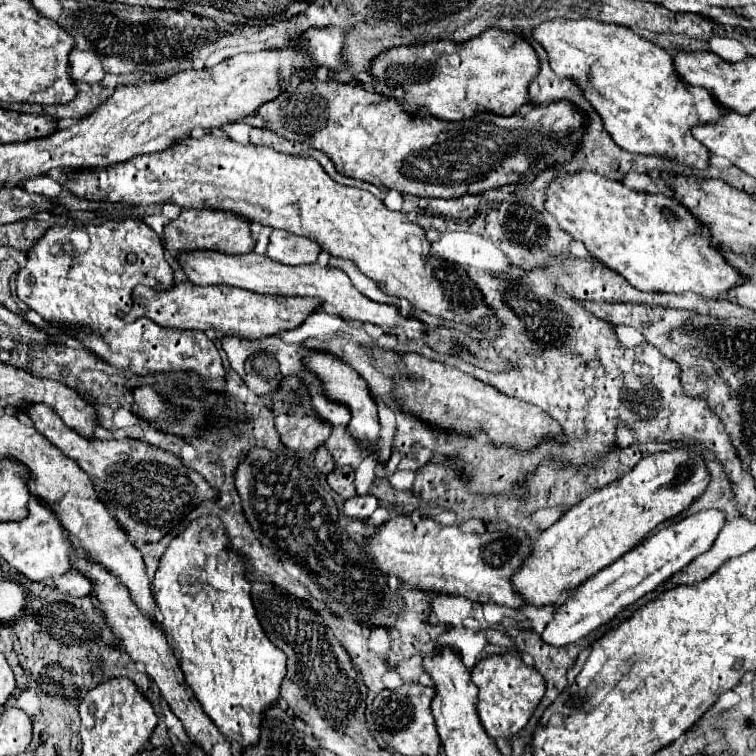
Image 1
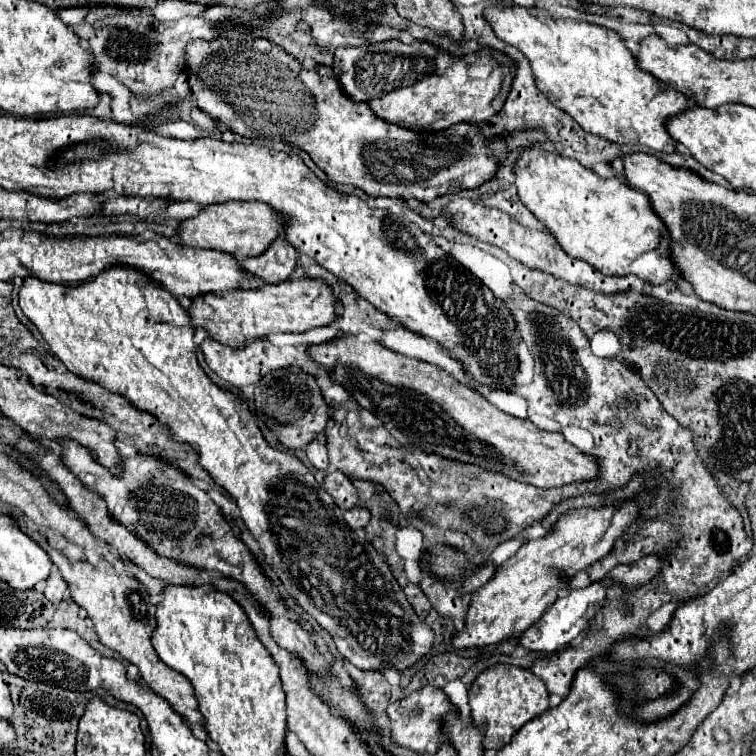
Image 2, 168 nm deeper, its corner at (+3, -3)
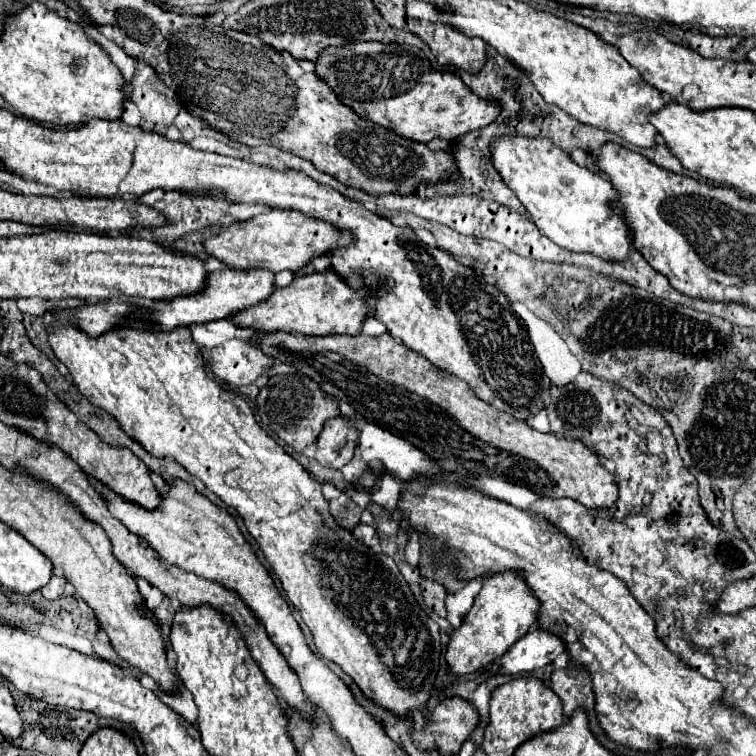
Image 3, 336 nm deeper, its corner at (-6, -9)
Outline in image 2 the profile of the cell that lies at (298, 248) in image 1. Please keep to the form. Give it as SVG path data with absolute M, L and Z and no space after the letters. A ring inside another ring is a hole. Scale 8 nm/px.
M275 239L271 247L257 255L241 261L243 269L261 277L265 283L281 283L291 277L297 265L297 249L285 239Z

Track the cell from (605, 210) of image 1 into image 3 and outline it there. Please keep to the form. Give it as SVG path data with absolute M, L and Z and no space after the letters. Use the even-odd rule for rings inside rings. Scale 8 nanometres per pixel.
M510 135L490 143L490 159L502 181L512 189L542 235L574 253L592 253L608 261L622 261L634 249L620 215L616 189L608 179L576 165L568 153L544 137Z

